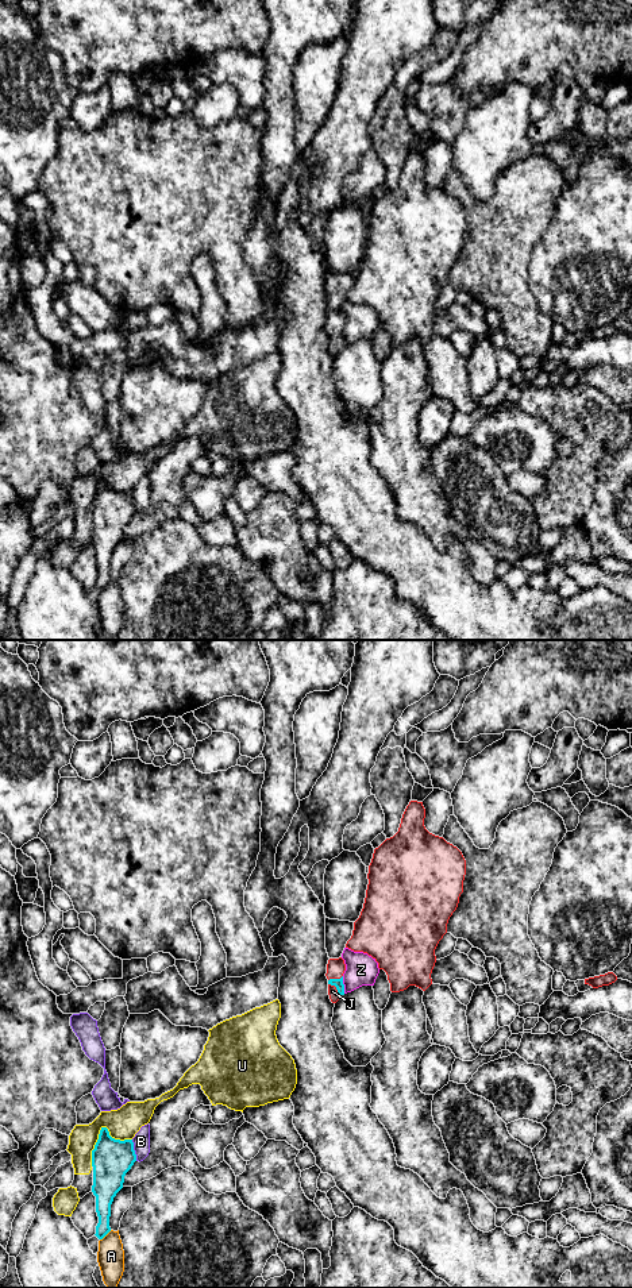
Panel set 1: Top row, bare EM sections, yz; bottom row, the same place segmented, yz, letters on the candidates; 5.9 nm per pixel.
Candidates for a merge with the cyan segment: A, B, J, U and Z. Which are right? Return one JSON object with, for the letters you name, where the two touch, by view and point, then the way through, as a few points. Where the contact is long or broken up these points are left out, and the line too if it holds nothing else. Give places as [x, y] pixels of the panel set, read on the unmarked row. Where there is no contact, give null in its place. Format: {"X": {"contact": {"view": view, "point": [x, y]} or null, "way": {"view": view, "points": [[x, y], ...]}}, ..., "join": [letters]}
{"J": {"contact": {"view": "yz", "point": [336, 340]}, "way": {"view": "yz", "points": [[338, 335], [336, 340], [332, 343]]}}, "join": ["J"]}

